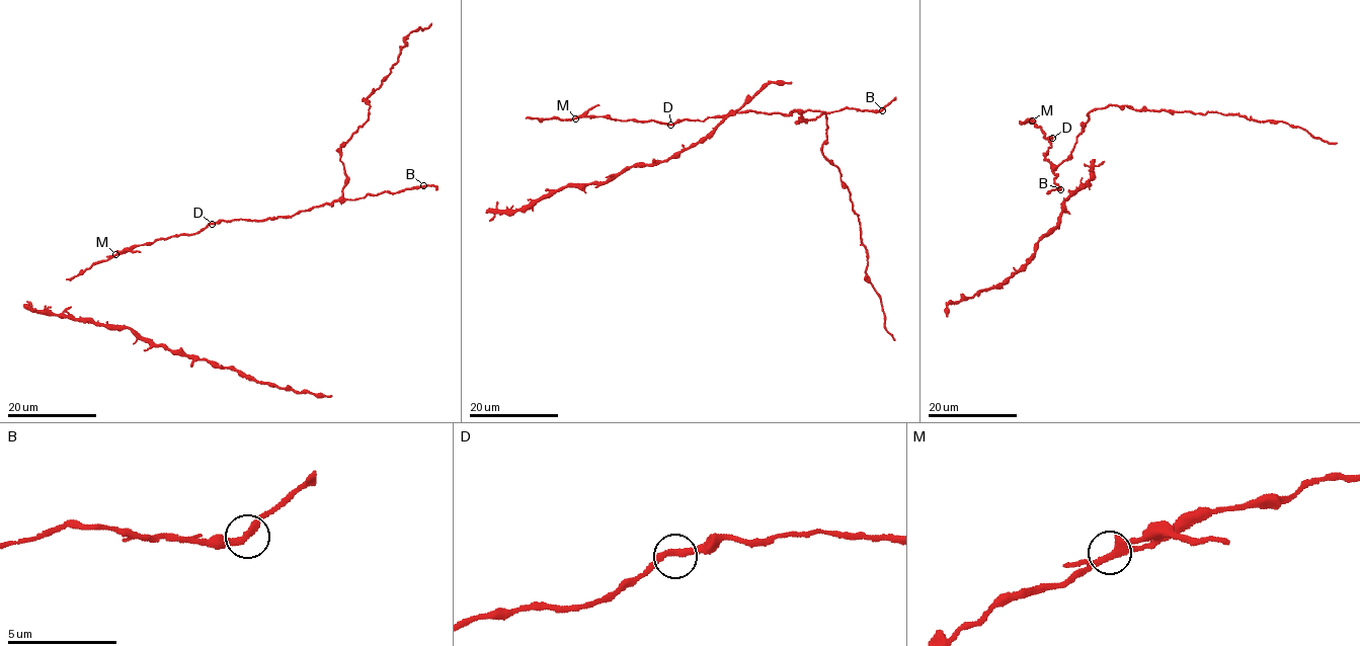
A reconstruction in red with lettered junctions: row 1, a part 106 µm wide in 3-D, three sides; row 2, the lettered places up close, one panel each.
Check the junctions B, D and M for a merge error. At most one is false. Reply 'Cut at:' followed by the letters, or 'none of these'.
Cut at: M

